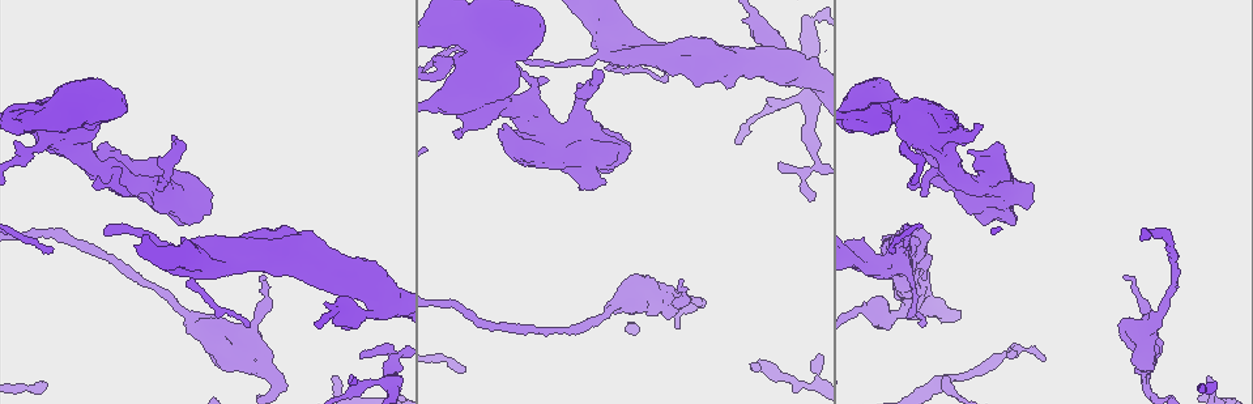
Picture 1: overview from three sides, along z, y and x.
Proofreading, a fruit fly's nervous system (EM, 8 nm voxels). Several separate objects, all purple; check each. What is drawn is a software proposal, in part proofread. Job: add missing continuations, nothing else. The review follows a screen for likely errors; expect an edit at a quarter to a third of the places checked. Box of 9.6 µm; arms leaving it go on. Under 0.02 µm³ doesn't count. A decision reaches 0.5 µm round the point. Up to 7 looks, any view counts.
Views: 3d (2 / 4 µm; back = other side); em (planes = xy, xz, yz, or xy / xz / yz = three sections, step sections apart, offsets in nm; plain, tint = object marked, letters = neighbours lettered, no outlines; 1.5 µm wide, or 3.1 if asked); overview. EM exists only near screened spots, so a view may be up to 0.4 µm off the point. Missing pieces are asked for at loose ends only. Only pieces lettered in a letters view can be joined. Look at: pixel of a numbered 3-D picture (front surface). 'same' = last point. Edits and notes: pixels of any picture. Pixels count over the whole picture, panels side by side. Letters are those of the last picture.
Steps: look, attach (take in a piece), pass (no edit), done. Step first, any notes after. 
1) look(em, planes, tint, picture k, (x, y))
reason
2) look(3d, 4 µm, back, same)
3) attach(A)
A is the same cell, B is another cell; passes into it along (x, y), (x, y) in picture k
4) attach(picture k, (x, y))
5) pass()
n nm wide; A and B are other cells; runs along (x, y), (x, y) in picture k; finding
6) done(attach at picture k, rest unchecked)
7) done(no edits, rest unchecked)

look(em, planes, letters, picture 1, (263, 278))
thin end

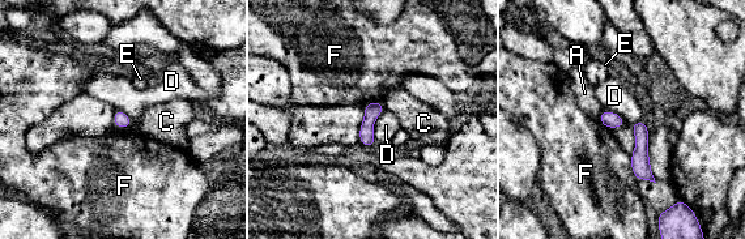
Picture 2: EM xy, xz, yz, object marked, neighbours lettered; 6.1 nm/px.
pass()
A, C, D, E and F are other cells; border along (642, 119), (631, 126), (630, 156) in picture 2; no lettered piece goes on from it

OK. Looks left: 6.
look(3d, 2 µm, back, picture 1, (104, 233))
free end

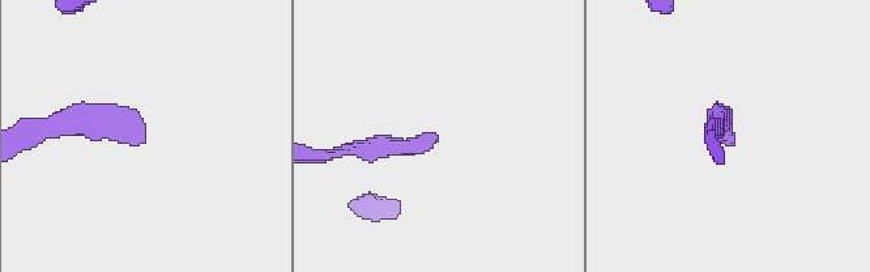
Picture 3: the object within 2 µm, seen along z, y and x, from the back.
look(em, planes, letters, picture 3, (730, 140))
shape alone is not enough

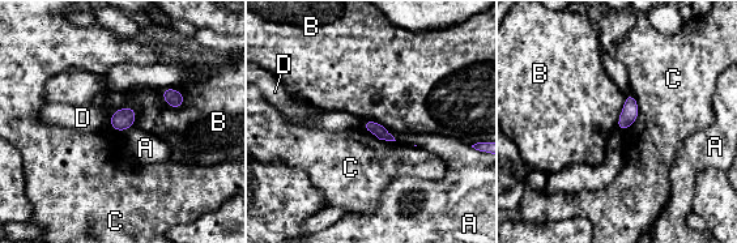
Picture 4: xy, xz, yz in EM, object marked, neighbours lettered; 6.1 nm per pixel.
pass()
A, B, C and D are other cells; border along (160, 90), (171, 107), (186, 99) in picture 4; none of them fits

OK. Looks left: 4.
look(em, xy, step 8, letters, picture 1, (598, 184))
free end

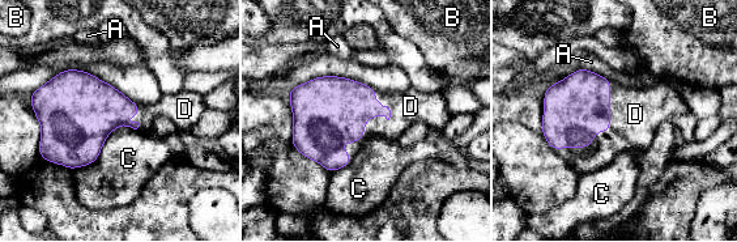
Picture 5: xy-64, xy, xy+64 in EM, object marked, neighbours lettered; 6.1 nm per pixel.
look(em, planes, letters, same)

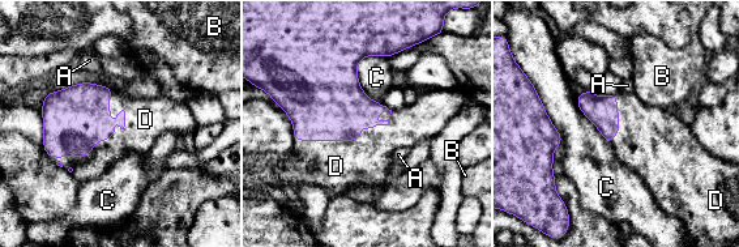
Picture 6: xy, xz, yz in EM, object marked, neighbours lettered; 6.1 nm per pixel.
attach(D)
D is the same cell, A, B and C are other cells; passes into it along (328, 103), (359, 128), (342, 165) in picture 6; the neuron continues

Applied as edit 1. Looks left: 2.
done(attach at picture 6, rest unchecked)

